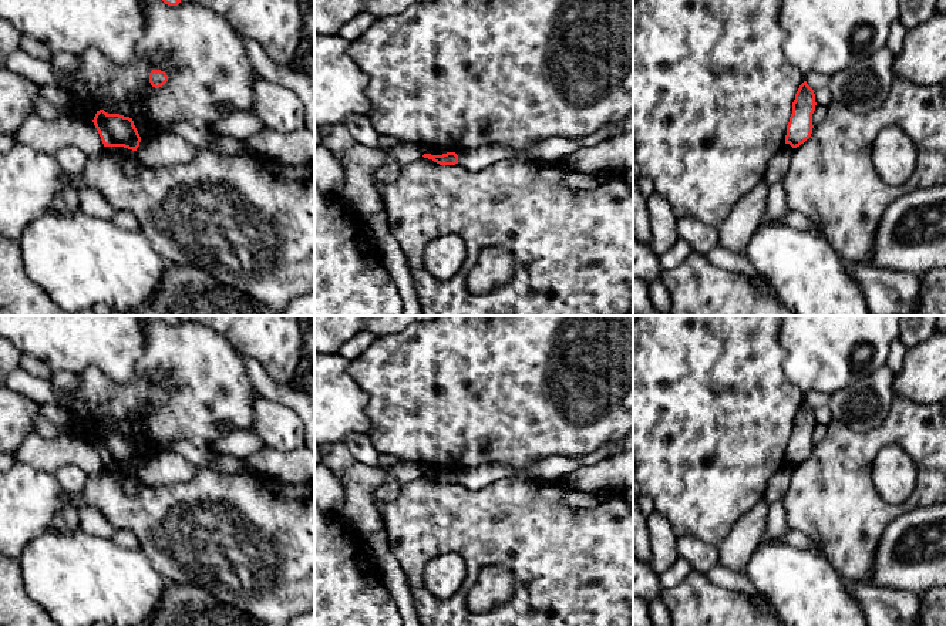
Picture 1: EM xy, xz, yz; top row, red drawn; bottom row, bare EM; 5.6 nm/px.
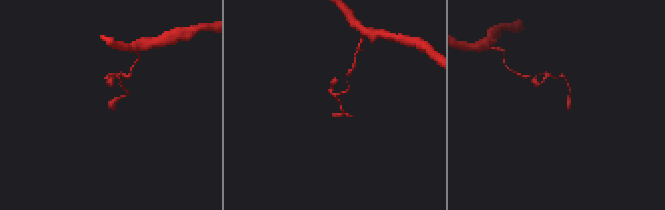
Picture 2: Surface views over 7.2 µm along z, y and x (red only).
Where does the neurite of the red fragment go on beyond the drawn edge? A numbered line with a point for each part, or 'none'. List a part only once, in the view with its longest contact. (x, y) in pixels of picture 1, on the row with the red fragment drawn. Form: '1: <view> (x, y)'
none

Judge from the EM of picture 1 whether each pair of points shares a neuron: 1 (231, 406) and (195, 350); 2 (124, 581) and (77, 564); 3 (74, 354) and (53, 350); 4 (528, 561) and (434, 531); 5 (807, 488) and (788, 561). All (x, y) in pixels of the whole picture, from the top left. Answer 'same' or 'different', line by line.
1: same
2: same
3: same
4: same
5: different

